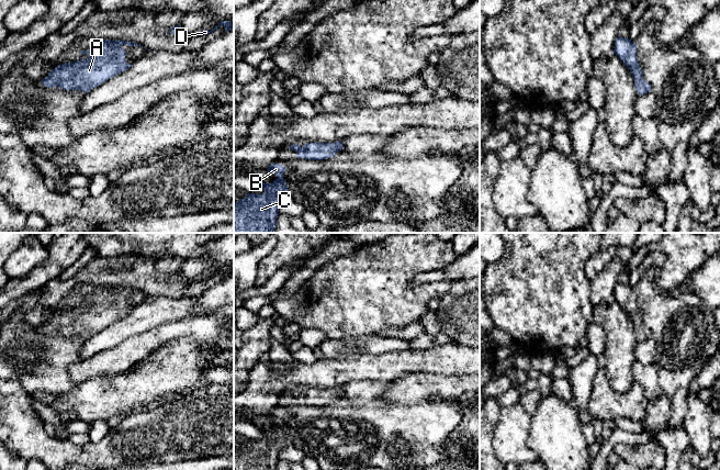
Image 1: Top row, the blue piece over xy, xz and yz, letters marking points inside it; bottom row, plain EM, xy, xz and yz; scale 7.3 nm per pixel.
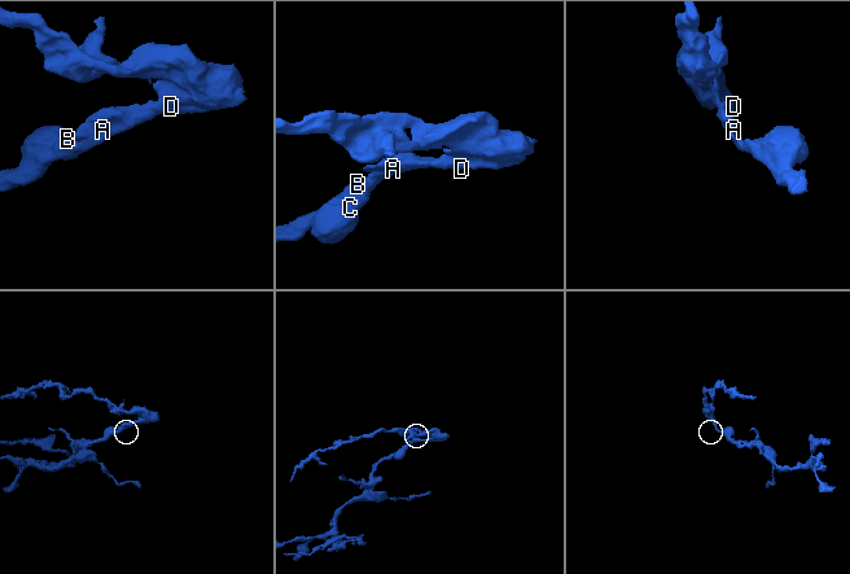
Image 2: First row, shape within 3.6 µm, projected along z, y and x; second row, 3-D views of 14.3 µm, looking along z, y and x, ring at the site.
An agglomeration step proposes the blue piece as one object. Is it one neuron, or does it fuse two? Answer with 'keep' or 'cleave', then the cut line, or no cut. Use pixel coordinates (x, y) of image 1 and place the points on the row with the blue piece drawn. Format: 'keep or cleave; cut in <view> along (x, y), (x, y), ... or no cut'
keep; no cut

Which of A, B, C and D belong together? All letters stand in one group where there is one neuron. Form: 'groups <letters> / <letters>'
groups A B C D

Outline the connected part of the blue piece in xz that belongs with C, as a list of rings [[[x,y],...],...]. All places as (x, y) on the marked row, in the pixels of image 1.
[[[273,163],[267,170],[278,178],[272,183],[261,182],[265,192],[248,193],[234,203],[234,233],[273,233],[280,204],[292,199],[283,178],[286,168]]]

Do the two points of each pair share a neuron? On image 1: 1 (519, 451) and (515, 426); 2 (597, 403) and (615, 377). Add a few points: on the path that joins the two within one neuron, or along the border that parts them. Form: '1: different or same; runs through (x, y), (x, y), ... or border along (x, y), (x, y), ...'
1: same; runs through (515, 445), (515, 433)
2: different; border along (603, 369), (612, 390), (626, 392), (631, 389)

